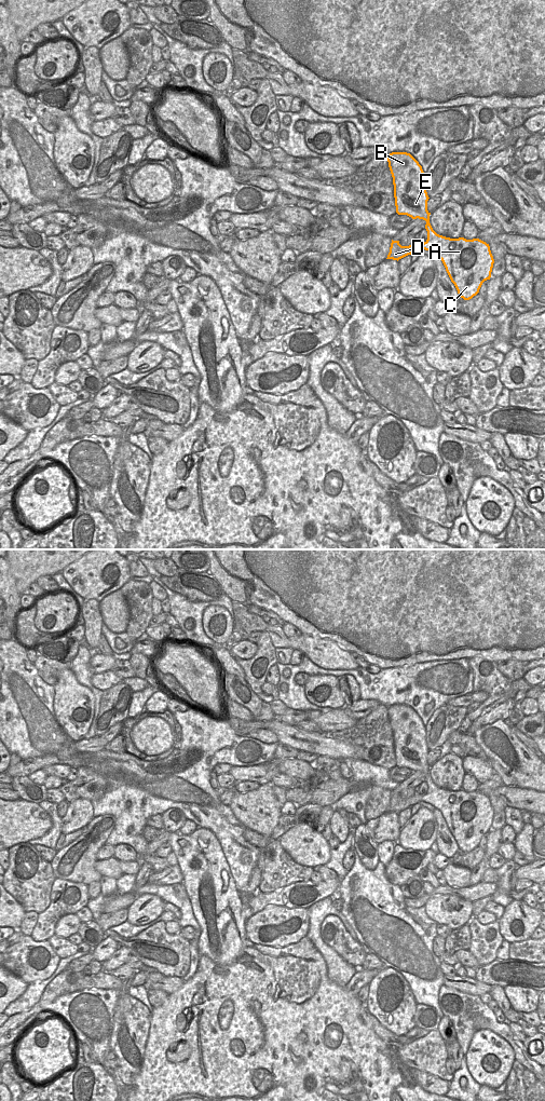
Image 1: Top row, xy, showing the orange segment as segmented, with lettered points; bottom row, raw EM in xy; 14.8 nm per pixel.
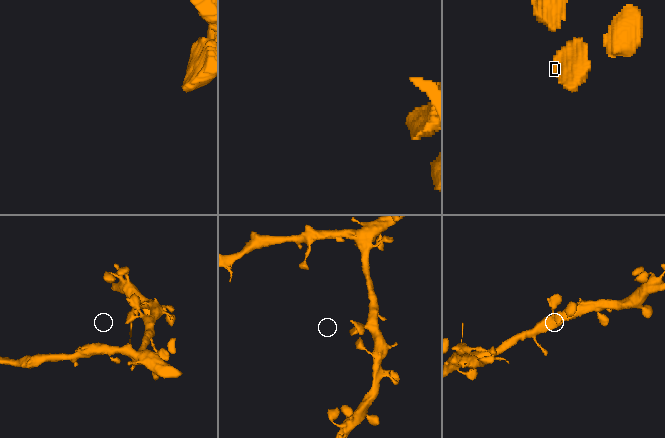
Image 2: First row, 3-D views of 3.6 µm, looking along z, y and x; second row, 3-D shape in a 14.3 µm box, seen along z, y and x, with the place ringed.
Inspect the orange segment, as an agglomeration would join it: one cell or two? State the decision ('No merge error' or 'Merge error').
No merge error.

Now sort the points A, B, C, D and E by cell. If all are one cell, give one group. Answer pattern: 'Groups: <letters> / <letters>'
Groups: A B C D E.

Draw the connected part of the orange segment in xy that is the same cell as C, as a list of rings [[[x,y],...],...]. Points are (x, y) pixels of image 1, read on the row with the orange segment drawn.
[[[392,152],[387,154],[387,162],[393,177],[396,213],[425,220],[427,240],[424,243],[415,240],[409,246],[392,240],[386,259],[398,261],[417,250],[430,250],[441,259],[459,296],[464,300],[472,299],[482,283],[491,277],[494,259],[489,244],[479,239],[450,239],[437,234],[430,223],[430,198],[422,166],[407,152]]]

